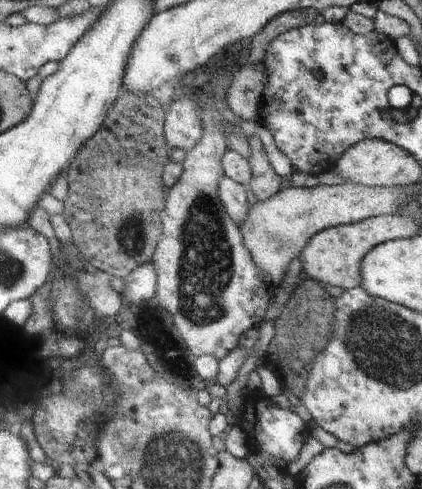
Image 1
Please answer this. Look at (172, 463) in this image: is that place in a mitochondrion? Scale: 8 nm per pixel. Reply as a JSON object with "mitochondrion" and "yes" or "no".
{"mitochondrion":"yes"}

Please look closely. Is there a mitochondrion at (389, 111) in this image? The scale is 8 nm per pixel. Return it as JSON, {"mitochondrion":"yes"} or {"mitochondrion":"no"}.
{"mitochondrion":"no"}

